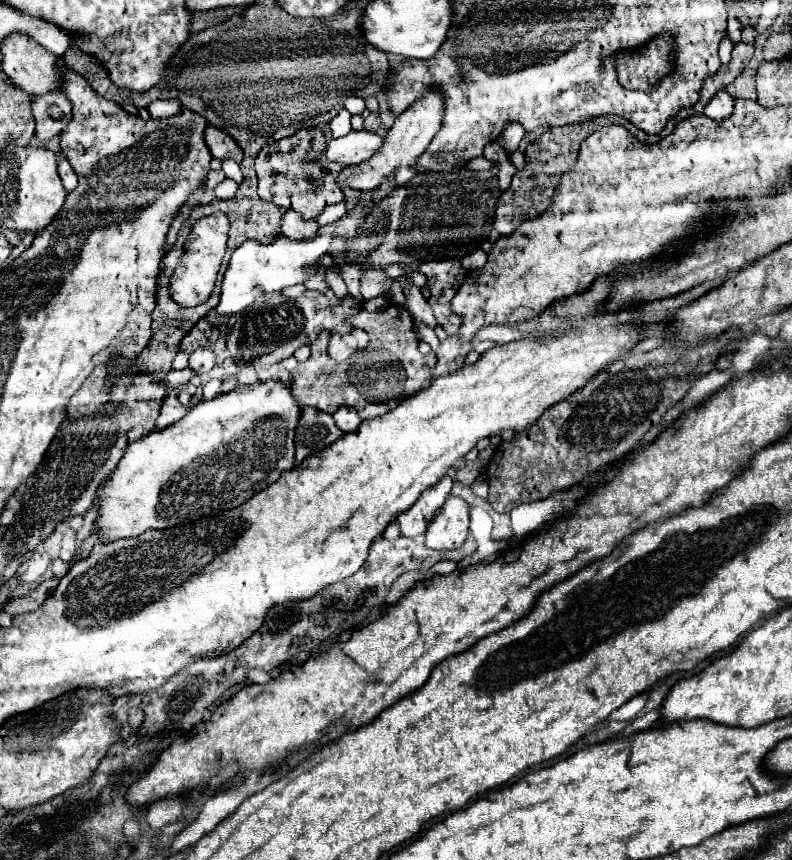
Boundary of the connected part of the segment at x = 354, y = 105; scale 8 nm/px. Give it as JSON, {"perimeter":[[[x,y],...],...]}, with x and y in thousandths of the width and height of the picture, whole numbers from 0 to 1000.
{"perimeter":[[[441,112],[434,116],[434,126],[442,130],[443,134],[456,134],[462,126],[461,117],[456,114]]]}

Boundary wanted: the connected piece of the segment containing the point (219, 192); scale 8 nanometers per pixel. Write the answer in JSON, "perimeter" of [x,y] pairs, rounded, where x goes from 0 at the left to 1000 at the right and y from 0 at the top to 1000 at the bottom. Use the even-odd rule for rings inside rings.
{"perimeter":[[[285,207],[280,214],[275,214],[275,216],[270,219],[270,226],[273,226],[275,233],[290,233],[290,230],[298,226],[298,221],[301,221],[301,214],[298,214],[295,209]]]}

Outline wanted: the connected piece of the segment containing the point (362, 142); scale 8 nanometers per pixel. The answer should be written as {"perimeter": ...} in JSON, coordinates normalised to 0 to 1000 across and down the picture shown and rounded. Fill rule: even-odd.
{"perimeter":[[[444,151],[442,156],[432,160],[422,160],[412,170],[412,184],[417,188],[427,188],[432,193],[444,193],[465,186],[480,170],[482,170],[482,158],[475,153],[462,153],[462,151]]]}

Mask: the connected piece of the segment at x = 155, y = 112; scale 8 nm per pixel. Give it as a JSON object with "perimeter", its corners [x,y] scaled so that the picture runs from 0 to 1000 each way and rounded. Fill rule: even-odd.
{"perimeter":[[[194,116],[187,123],[187,130],[192,137],[215,137],[230,130],[230,119],[227,116]]]}

